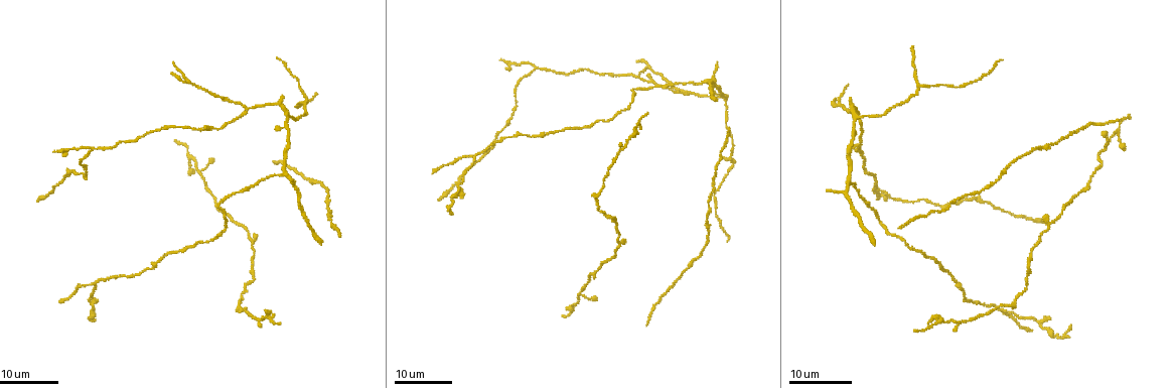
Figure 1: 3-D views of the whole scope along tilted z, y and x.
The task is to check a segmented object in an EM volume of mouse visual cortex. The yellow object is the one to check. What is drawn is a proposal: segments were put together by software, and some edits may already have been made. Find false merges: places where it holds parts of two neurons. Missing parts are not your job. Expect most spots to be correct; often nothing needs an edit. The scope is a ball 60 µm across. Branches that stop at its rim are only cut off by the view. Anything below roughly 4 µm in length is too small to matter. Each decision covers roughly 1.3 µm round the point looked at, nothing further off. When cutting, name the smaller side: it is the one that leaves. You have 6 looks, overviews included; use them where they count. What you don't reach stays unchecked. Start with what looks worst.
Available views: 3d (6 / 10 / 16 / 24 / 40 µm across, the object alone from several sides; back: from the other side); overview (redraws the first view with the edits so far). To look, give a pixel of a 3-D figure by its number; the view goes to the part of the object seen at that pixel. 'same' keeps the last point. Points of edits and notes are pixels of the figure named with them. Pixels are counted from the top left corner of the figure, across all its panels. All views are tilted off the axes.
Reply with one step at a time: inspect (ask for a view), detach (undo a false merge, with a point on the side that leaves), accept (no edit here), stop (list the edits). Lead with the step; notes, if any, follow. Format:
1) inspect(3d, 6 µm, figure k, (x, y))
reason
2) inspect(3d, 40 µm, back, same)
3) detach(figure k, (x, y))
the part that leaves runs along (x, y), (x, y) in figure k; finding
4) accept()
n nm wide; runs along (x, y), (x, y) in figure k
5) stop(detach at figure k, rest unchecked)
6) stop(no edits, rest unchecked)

inspect(3d, 16 µm, figure 1, (536, 67))
branch point

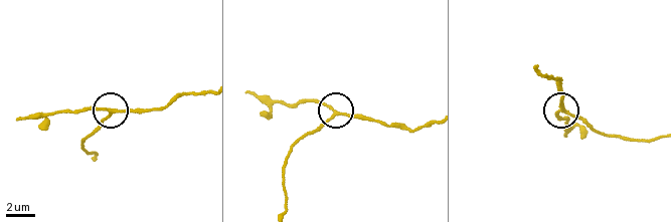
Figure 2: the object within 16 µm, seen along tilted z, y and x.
inspect(3d, 6 µm, figure 2, (566, 113))

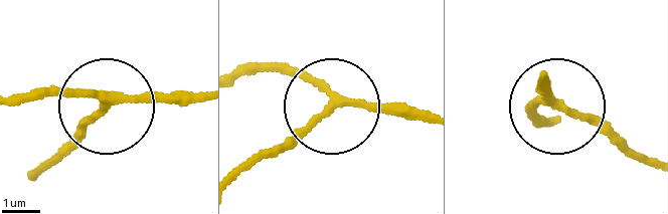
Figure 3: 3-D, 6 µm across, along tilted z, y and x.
accept()
side arm 7 µm; runs along (424, 121), (337, 103), (301, 75), (268, 64) in figure 3; one neuron here

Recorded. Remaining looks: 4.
inspect(3d, 16 µm, figure 1, (199, 171))
a fork

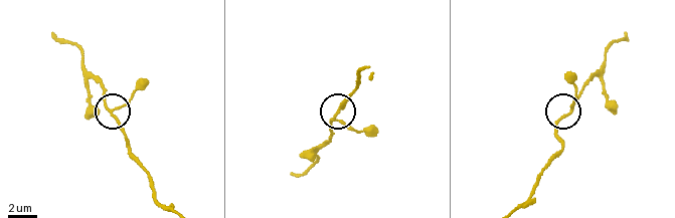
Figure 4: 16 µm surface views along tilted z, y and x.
inspect(3d, 6 µm, figure 4, (111, 114))
closer look

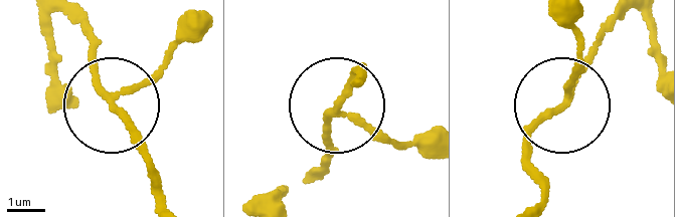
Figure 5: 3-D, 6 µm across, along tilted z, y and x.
accept()
160 nm wide; all the same neuron

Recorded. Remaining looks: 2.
inspect(3d, 24 µm, figure 1, (1004, 311))
three arms meet

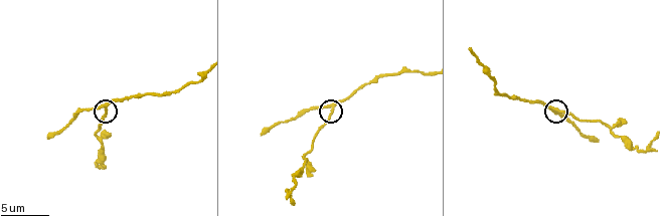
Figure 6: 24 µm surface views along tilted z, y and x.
inspect(3d, 6 µm, figure 6, (331, 110))

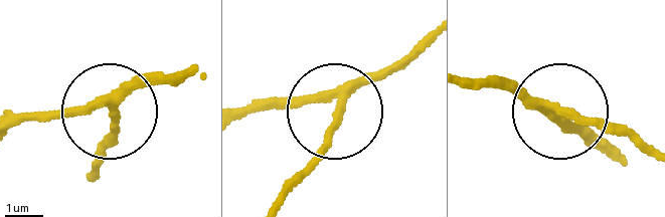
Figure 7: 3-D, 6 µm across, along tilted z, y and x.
accept()
220 nm wide; runs along (473, 82), (538, 98), (579, 131) in figure 7; all the same neuron

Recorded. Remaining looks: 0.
stop(no edits, rest unchecked)

